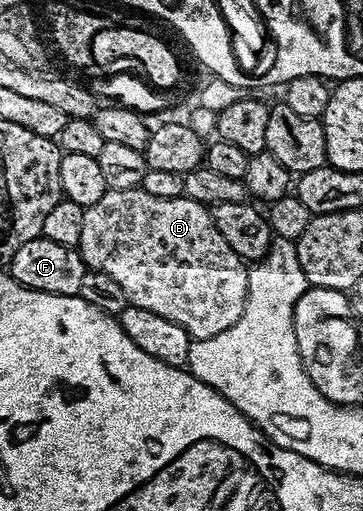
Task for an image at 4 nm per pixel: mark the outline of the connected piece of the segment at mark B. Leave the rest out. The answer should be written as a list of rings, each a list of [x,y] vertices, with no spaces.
[[[143,186],[130,190],[110,188],[98,202],[84,210],[78,251],[91,271],[110,274],[110,278],[122,286],[129,304],[142,306],[142,310],[150,310],[161,318],[170,318],[170,322],[178,322],[193,340],[214,338],[214,334],[230,330],[230,326],[242,318],[248,297],[245,261],[234,254],[226,238],[218,234],[211,211],[189,196],[154,198],[154,194],[146,194]]]

